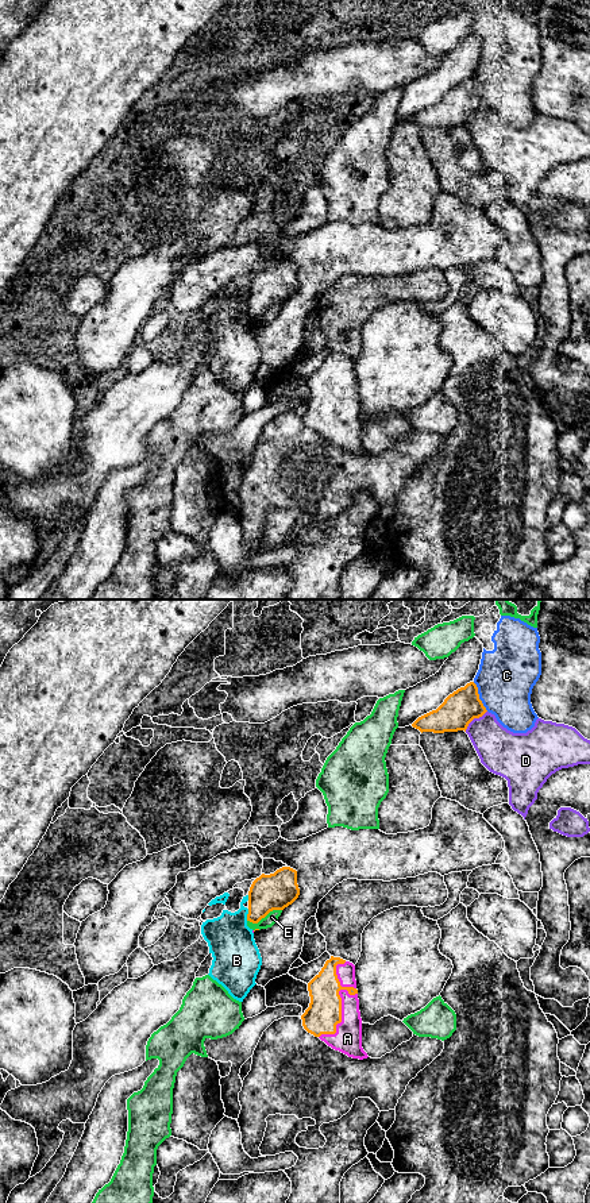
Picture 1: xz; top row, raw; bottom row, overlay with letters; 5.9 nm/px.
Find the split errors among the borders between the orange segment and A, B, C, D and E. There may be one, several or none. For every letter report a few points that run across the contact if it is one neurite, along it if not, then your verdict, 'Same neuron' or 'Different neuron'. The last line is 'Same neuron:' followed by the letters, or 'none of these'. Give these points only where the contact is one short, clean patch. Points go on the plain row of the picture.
A: Same neuron
B: Line: xz (249, 304), (246, 315). Different neuron
C: Different neuron
D: Different neuron
E: Different neuron
Same neuron: A

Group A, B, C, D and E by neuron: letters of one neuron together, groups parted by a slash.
A / B / C / D / E

